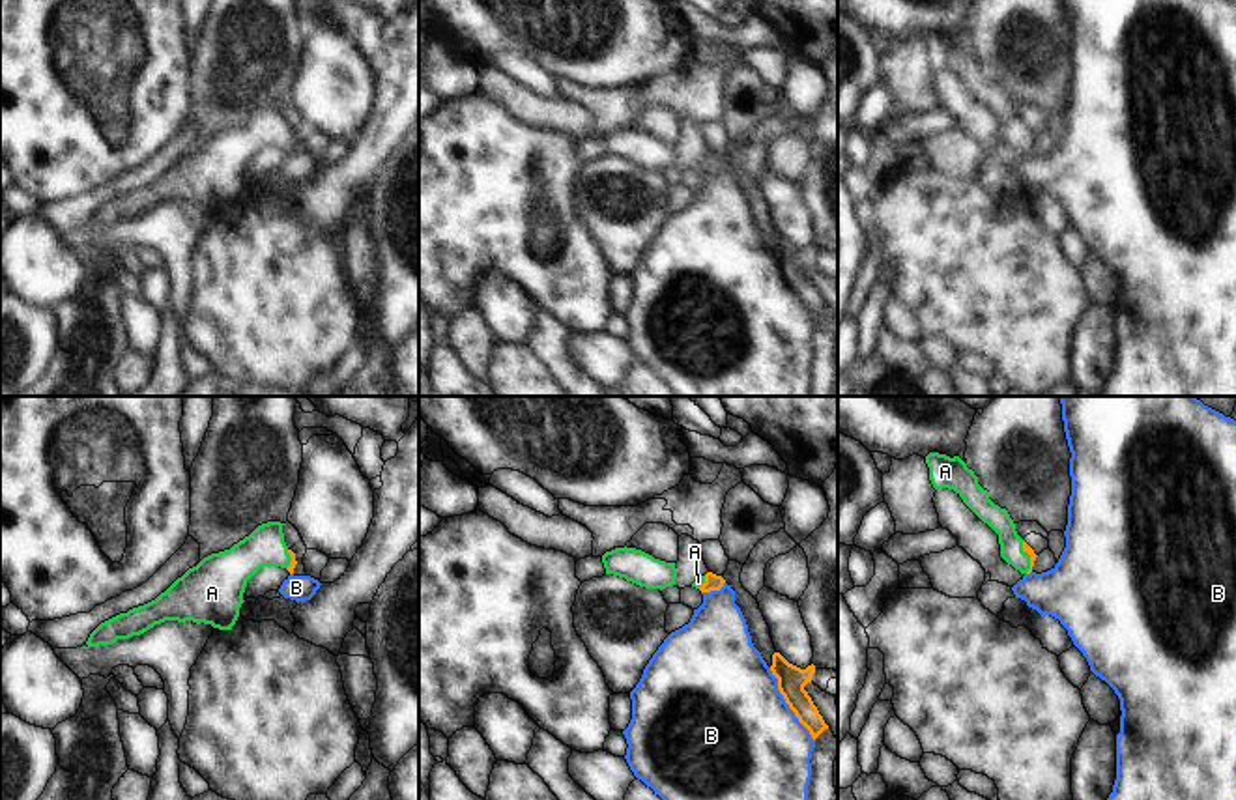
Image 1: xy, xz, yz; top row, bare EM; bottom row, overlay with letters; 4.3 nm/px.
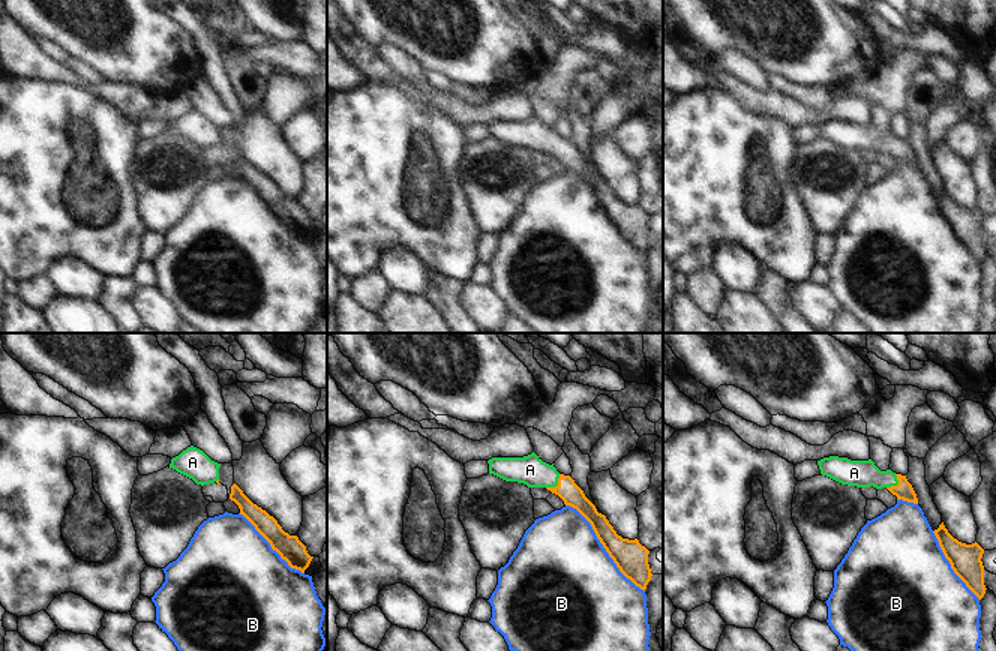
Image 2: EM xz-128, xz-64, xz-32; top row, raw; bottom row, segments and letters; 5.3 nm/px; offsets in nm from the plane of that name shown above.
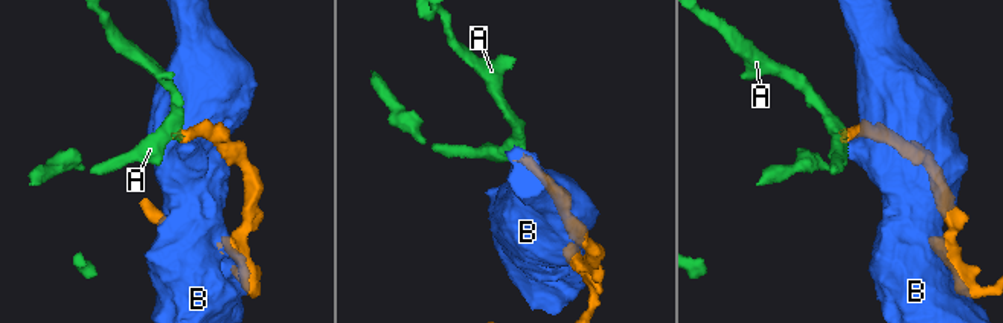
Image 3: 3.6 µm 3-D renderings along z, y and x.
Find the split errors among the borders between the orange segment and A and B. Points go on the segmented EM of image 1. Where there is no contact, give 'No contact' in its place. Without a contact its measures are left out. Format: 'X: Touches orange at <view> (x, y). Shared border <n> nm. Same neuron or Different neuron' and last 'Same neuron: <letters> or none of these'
A: Touches orange at yz (1031, 557). Shared border 150 nm. Same neuron
B: Touches orange at xz (788, 703). Shared border 380 nm. Different neuron
Same neuron: A.

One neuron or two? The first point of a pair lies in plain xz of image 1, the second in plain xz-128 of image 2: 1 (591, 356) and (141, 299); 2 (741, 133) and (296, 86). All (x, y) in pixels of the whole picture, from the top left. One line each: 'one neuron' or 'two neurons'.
1: one neuron
2: two neurons

